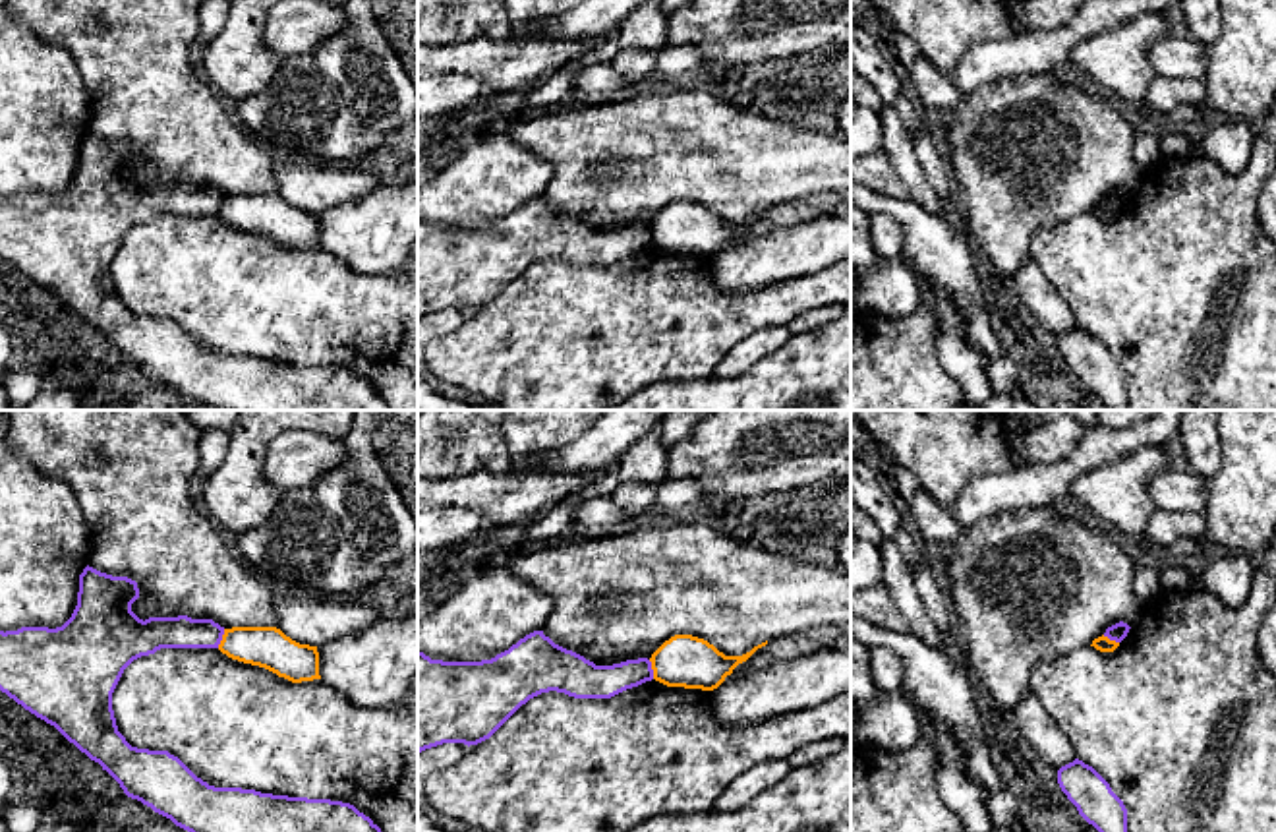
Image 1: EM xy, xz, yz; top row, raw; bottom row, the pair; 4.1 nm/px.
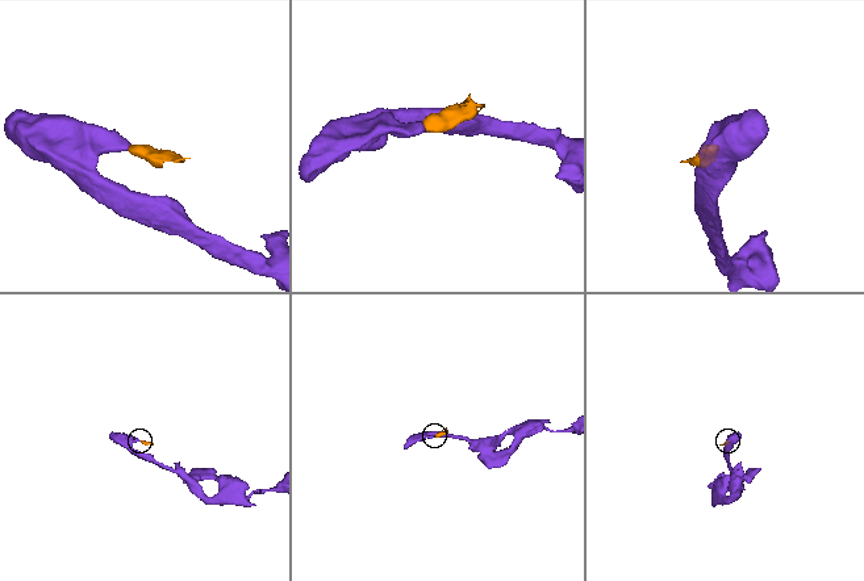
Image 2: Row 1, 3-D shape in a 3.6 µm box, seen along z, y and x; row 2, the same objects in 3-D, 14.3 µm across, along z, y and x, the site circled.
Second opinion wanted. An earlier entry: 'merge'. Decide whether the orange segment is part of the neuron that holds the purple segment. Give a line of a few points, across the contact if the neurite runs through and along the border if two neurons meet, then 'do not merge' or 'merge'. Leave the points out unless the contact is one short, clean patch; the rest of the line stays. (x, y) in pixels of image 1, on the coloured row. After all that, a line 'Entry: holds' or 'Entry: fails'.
xy (225, 629), (217, 647) | do not merge
Entry: fails

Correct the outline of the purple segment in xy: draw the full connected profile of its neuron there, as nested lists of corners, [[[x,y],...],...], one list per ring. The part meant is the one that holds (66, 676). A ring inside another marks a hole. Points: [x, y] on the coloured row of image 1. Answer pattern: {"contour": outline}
{"contour": [[[87,565],[79,575],[77,606],[62,627],[0,631],[0,691],[54,726],[81,753],[99,762],[128,797],[188,832],[381,832],[350,803],[215,787],[168,751],[131,747],[118,731],[112,710],[112,693],[124,669],[160,648],[218,648],[224,635],[224,627],[213,619],[178,615],[143,621],[131,611],[137,598],[135,580]]]}

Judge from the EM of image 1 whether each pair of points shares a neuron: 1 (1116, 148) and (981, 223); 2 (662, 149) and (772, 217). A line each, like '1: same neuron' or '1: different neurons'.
1: same neuron
2: different neurons

